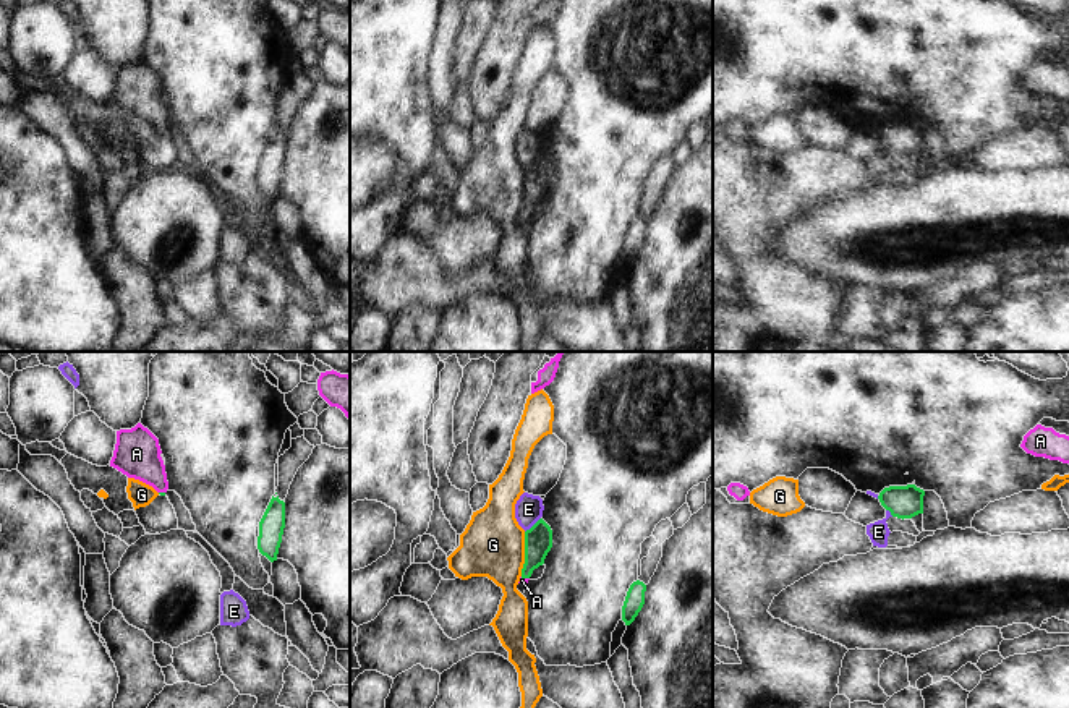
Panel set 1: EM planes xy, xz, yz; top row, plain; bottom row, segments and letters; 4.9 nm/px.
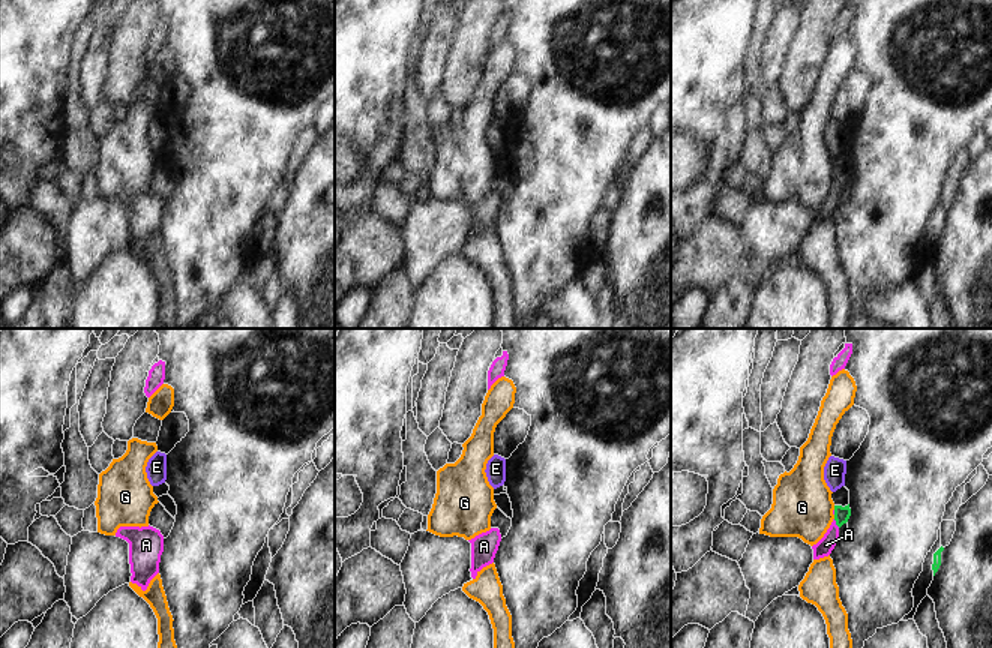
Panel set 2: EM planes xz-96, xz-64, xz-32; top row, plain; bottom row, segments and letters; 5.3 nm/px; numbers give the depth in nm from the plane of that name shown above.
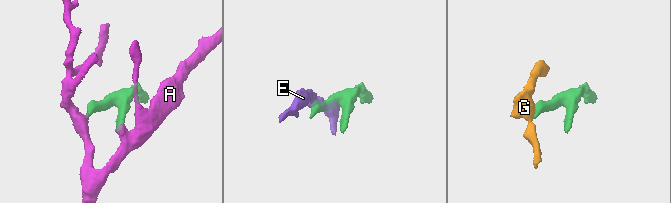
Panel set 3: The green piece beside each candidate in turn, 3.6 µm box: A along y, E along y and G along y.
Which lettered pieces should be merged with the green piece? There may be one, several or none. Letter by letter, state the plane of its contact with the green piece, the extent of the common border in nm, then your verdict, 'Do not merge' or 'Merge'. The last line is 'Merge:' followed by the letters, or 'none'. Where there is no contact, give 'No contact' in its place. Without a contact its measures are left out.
A: Touches green in xz. Shared border 50 nm. Merge
E: Touches green in xz. Shared border 110 nm. Do not merge
G: Touches green in xz. Shared border 220 nm. Do not merge
Merge: A.

